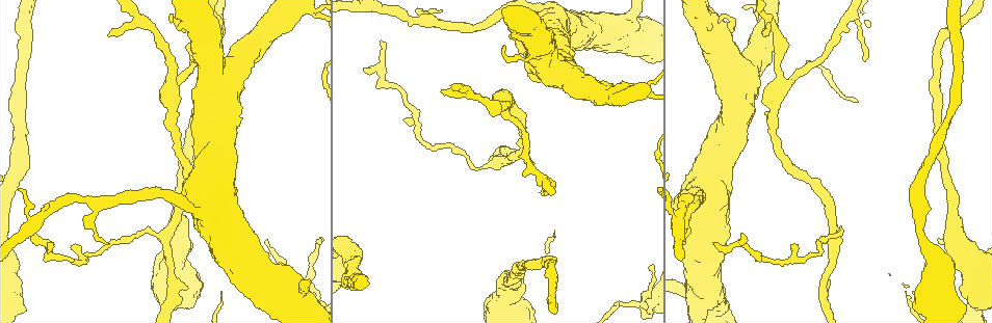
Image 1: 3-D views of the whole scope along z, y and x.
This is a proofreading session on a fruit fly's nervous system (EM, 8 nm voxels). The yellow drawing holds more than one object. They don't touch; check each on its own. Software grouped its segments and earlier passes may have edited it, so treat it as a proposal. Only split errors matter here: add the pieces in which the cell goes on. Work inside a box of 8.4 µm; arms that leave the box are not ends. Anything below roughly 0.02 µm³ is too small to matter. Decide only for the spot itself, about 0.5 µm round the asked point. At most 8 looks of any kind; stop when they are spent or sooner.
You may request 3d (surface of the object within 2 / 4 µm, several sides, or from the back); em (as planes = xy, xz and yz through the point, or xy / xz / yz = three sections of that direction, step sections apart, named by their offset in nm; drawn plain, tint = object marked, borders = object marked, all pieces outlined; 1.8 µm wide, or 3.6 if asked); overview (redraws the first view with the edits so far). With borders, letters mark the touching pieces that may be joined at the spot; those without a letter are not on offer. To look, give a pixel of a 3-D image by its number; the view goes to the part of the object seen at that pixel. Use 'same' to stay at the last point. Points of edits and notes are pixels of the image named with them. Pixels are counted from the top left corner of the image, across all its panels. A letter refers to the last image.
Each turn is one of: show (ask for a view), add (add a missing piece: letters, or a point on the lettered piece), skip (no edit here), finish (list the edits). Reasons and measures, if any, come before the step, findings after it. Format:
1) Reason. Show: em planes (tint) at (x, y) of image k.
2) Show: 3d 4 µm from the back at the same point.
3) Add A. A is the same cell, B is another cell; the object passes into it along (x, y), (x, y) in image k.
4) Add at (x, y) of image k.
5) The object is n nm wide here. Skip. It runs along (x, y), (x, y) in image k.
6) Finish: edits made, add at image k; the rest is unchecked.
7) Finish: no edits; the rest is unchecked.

Free end. Show: 3d 2 µm at (34, 234) of image 1.

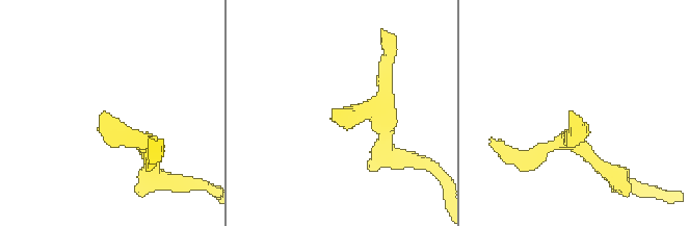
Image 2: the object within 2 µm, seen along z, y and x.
Show: em planes (borders) at (103, 110) of image 2.

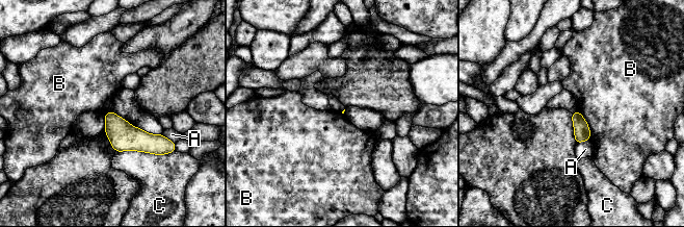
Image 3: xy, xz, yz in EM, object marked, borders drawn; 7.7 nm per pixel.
Skip. A, B and C are other cells; none of them fits.

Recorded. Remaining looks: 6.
Free end. Show: em planes (borders) at (442, 92) of image 1.

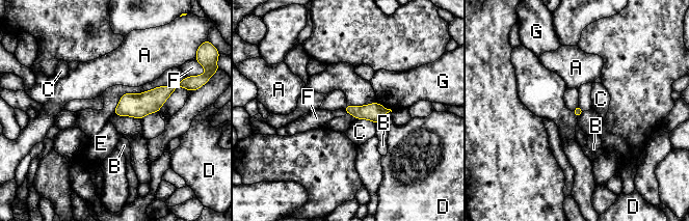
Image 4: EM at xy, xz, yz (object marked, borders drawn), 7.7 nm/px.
Skip. A, B, C, D, E, F and G are other cells; a border runs along (131, 91), (122, 95), (112, 113) in image 4; none of them fits.

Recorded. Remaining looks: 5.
Tapers out. Show: 3d 2 µm at (502, 48) of image 1.

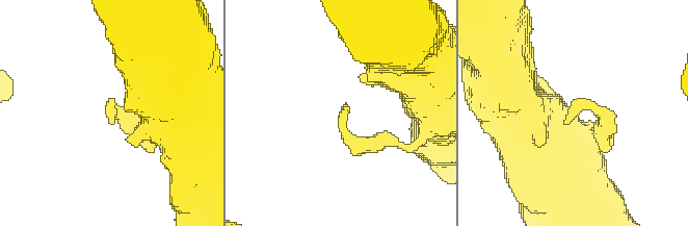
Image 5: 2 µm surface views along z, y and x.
Show: em planes (borders) at (111, 123) of image 5.

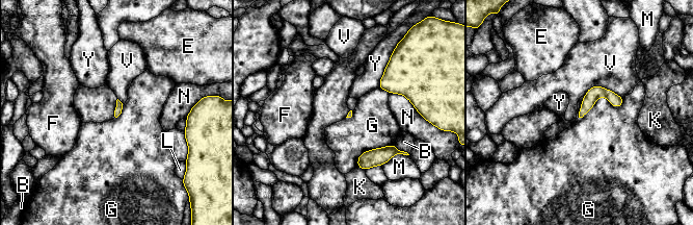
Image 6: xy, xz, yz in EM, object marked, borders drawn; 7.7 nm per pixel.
Skip. B, E, F, G, K, L, M, N, V and Y are other cells; a border runs along (623, 98), (579, 118) in image 6; none of them fits.

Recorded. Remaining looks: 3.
Finish: no edits; the rest is unchecked.

